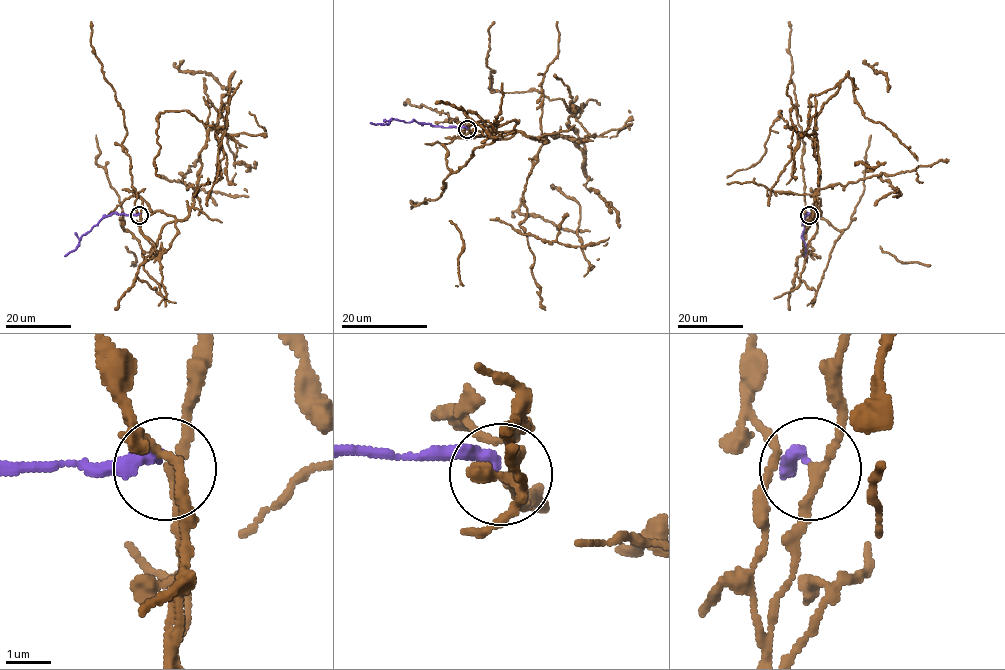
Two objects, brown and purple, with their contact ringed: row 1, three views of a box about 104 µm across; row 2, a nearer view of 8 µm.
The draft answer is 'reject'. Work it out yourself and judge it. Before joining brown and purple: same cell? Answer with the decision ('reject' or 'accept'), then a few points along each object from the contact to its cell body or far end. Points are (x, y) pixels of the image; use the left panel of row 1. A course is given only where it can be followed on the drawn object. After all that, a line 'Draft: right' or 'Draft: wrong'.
reject; course brown (139, 215), (143, 199), (188, 214), (230, 85), (218, 142), (185, 110), (160, 114), (160, 178); course purple (139, 214), (105, 216), (65, 256)
Draft: right

